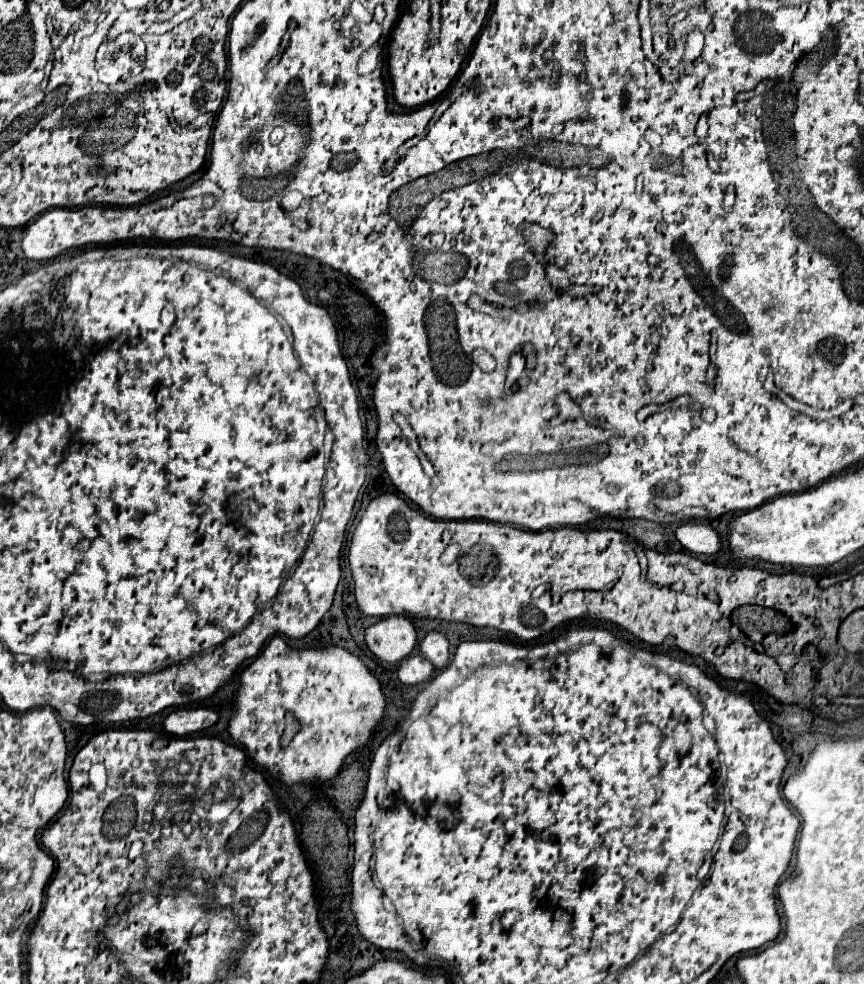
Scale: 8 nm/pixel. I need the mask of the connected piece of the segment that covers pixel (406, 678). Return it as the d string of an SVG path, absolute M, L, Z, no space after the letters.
M413 654L411 658L401 662L399 668L399 680L407 686L417 686L417 684L427 684L433 678L435 666L429 664L429 660L425 660L421 654Z

